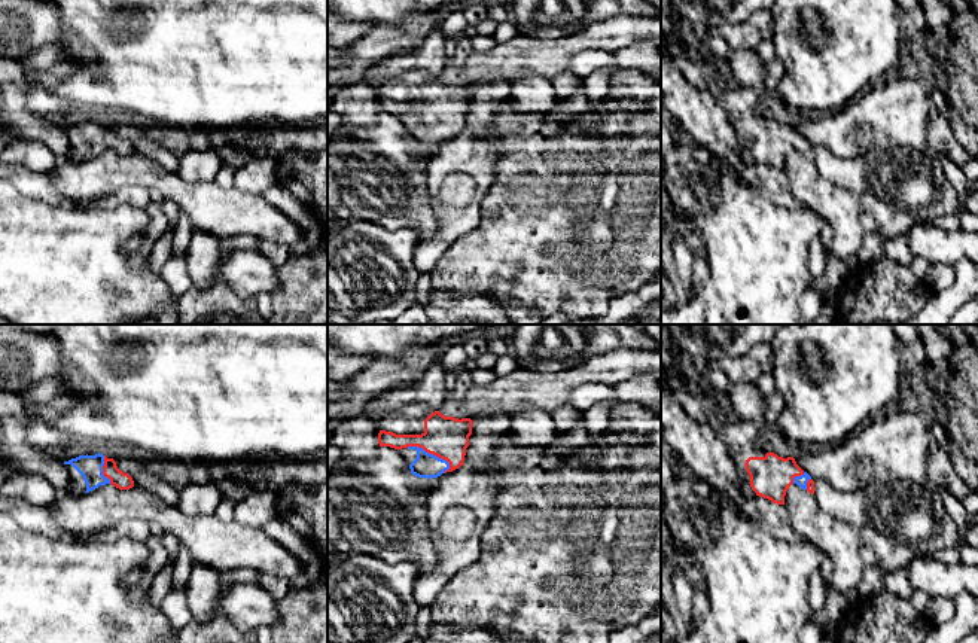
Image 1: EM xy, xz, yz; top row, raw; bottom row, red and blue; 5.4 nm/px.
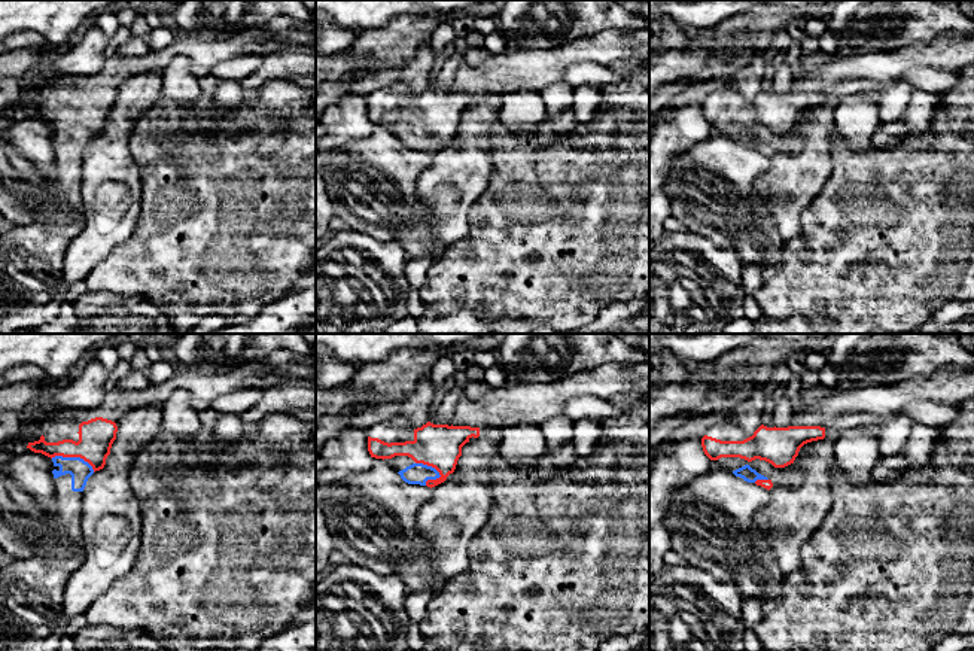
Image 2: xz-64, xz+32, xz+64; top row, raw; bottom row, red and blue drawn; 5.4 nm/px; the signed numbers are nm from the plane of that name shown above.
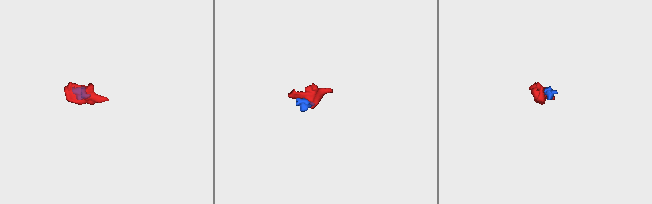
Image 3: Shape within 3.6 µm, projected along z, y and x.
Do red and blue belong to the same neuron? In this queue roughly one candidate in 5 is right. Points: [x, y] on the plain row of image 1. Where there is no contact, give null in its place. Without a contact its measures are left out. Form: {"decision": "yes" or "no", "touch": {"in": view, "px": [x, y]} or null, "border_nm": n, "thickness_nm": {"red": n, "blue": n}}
{"decision": "yes", "touch": {"in": "xz", "px": [430, 119]}, "border_nm": 260, "thickness_nm": {"red": 220, "blue": 130}}

